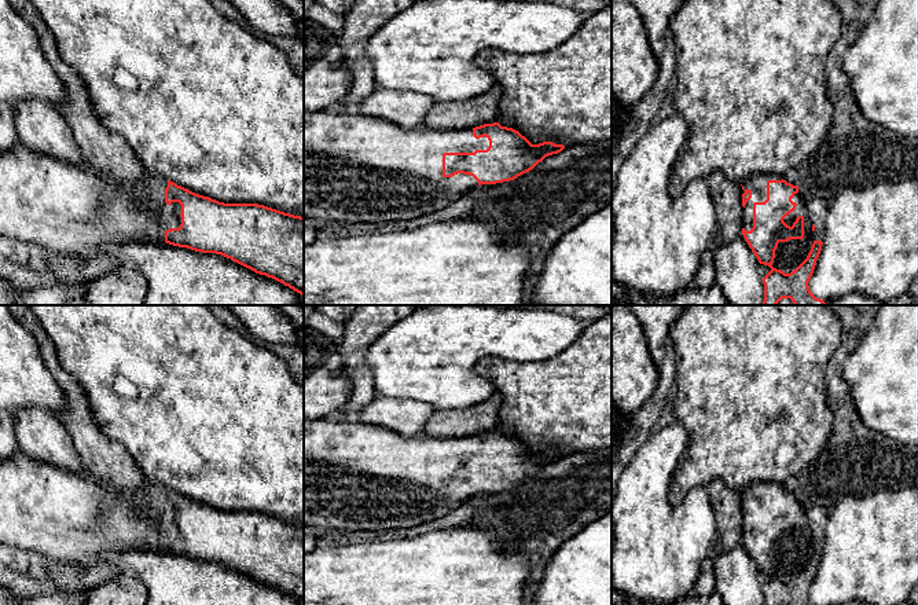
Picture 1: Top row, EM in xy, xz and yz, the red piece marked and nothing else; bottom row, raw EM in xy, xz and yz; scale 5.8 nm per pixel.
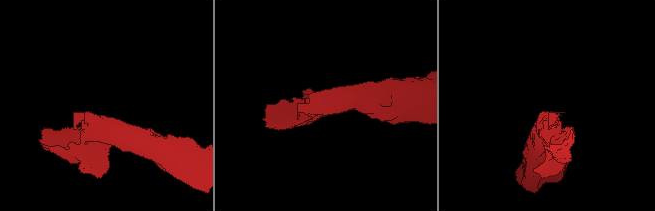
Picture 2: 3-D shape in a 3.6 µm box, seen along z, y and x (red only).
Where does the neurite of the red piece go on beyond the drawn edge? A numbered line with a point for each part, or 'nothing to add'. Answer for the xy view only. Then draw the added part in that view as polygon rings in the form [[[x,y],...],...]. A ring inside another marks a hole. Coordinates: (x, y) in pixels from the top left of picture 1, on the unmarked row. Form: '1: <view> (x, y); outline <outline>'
1: xy (57, 513); outline [[[21,451],[0,461],[0,543],[34,551],[55,561],[95,562],[114,551],[165,550],[165,539],[181,532],[181,513],[165,510],[168,488],[148,481],[139,491],[121,492],[96,481],[88,473],[77,474],[48,462],[36,461]]]

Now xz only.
1: xz (356, 477); outline [[[327,419],[304,421],[304,527],[331,531],[411,529],[454,512],[478,494],[470,484],[443,484],[444,461],[486,458],[488,446],[475,447],[473,436],[407,439],[378,425]]]

